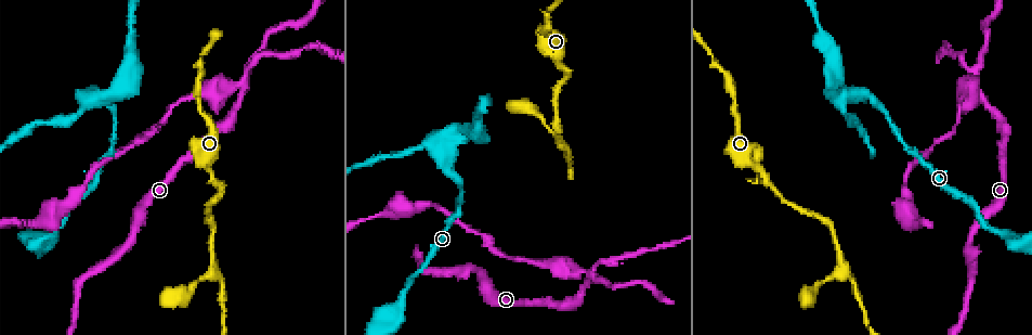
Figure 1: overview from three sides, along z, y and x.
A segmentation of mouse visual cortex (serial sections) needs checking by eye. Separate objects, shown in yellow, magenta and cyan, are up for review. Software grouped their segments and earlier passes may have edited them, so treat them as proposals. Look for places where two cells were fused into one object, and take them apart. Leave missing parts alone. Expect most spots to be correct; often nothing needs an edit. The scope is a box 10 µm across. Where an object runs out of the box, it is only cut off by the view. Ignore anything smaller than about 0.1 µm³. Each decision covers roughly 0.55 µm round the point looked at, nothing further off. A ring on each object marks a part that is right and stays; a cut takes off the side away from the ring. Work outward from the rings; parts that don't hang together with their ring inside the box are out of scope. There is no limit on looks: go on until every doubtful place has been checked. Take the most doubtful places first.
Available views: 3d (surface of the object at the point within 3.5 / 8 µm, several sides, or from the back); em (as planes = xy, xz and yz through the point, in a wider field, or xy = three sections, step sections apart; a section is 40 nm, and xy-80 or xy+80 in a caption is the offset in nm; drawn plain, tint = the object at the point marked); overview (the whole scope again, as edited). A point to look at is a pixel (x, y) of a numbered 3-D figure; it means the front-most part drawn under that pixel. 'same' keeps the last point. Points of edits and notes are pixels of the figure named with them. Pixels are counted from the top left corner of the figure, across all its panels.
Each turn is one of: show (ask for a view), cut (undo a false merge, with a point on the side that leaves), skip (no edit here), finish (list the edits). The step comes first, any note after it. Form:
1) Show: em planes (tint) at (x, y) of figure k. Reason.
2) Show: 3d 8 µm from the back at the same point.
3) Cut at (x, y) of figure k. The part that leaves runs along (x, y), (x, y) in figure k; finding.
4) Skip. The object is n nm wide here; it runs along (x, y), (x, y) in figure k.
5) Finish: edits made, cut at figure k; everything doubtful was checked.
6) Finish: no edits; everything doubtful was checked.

Show: 3d 3.5 µm from the back at (590, 278) of figure 1. Abrupt turn.

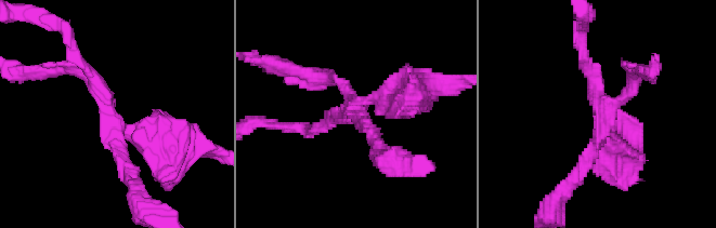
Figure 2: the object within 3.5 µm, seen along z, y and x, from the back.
Show: em xy step 5 (tint) at (602, 130) of figure 2.

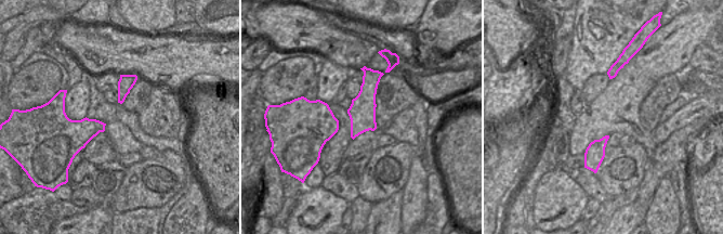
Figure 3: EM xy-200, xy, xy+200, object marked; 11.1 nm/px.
Cut at (621, 125) of figure 2. The arms are 150, 200, 200, 450 nm wide; the part that leaves runs along (608, 130), (610, 146), (626, 152) in figure 2; two cells meet here.

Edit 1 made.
Show: 3d 3.5 µm at (560, 140) of figure 1. Abrupt turn.

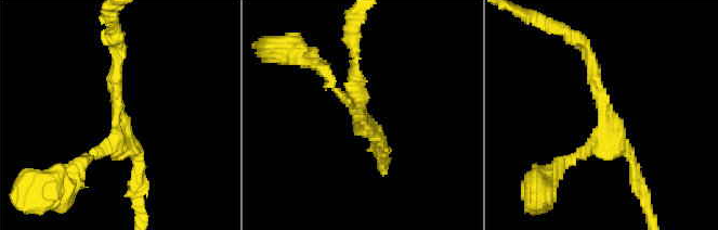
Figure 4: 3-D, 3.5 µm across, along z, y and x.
Show: em xy step 1 (tint) at (117, 134) of figure 4. Need the tissue.

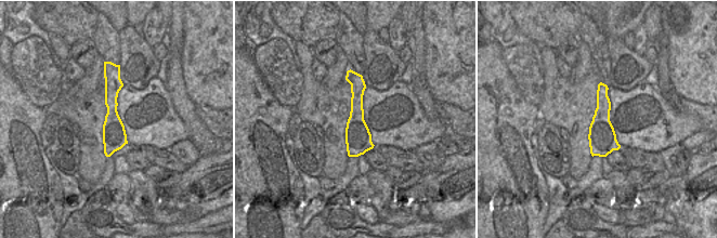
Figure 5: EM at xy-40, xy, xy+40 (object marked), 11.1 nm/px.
Skip. The arms are 150, 150, 200 nm wide; it runs along (349, 75), (356, 82), (355, 154) in figure 5; continuous, no second cell.

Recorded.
Show: 3d 3.5 µm at (94, 97) of figure 1. Thick turns thin.

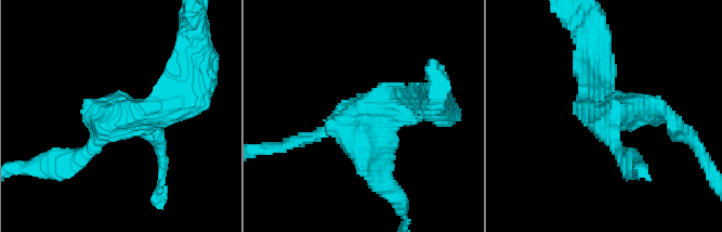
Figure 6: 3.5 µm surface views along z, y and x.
Show: em xy step 3 (plain) at (365, 124) of figure 6. Now the EM.

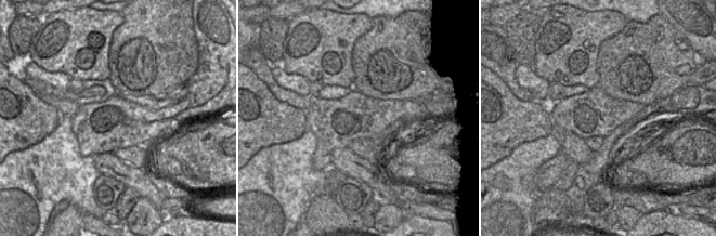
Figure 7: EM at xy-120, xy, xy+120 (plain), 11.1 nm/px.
Show: em xy step 3 (tint) at the same point.

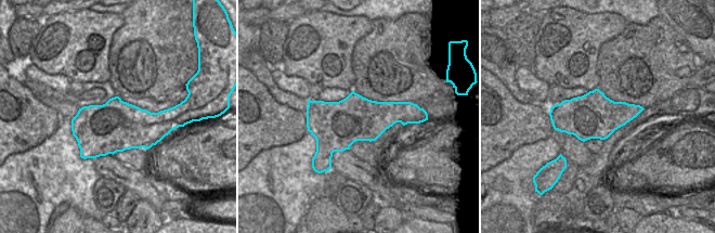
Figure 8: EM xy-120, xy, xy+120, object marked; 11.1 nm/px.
Skip. All the same cell.

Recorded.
Finish: edits made, cut at figure 2; everything doubtful was checked.

